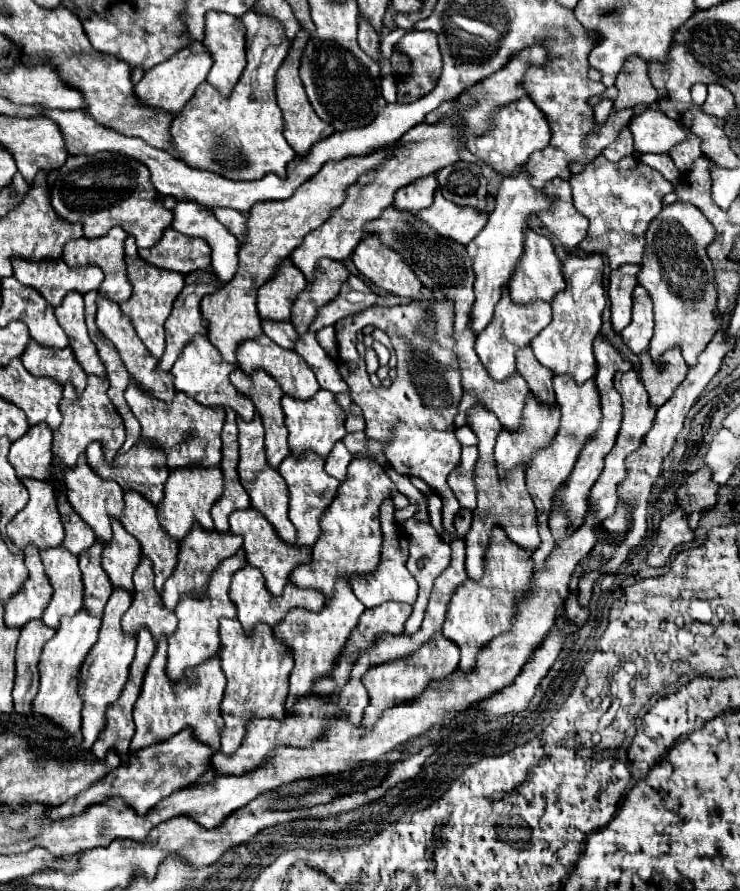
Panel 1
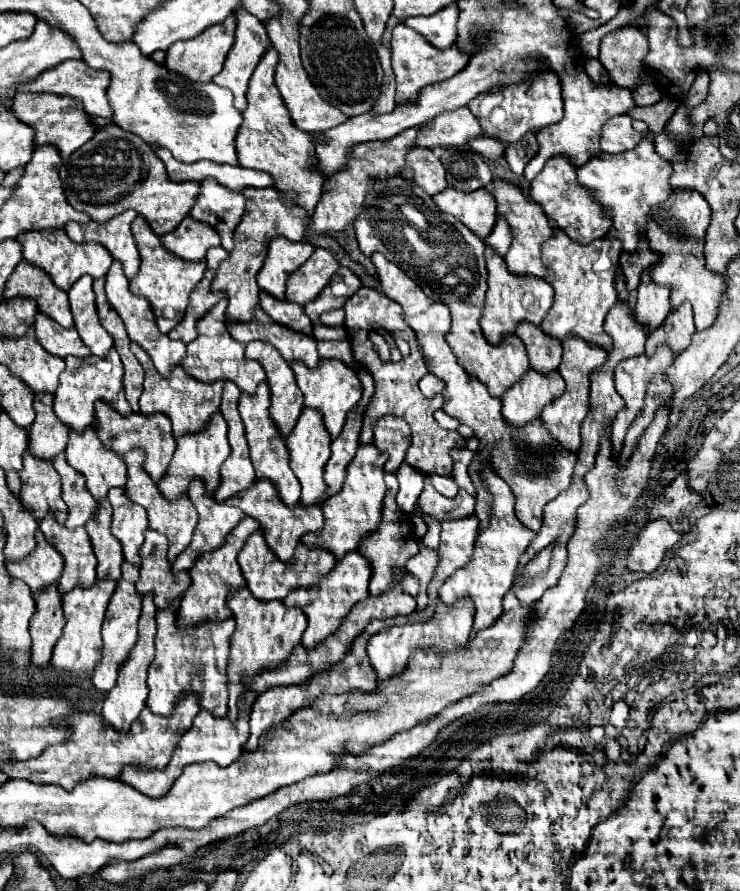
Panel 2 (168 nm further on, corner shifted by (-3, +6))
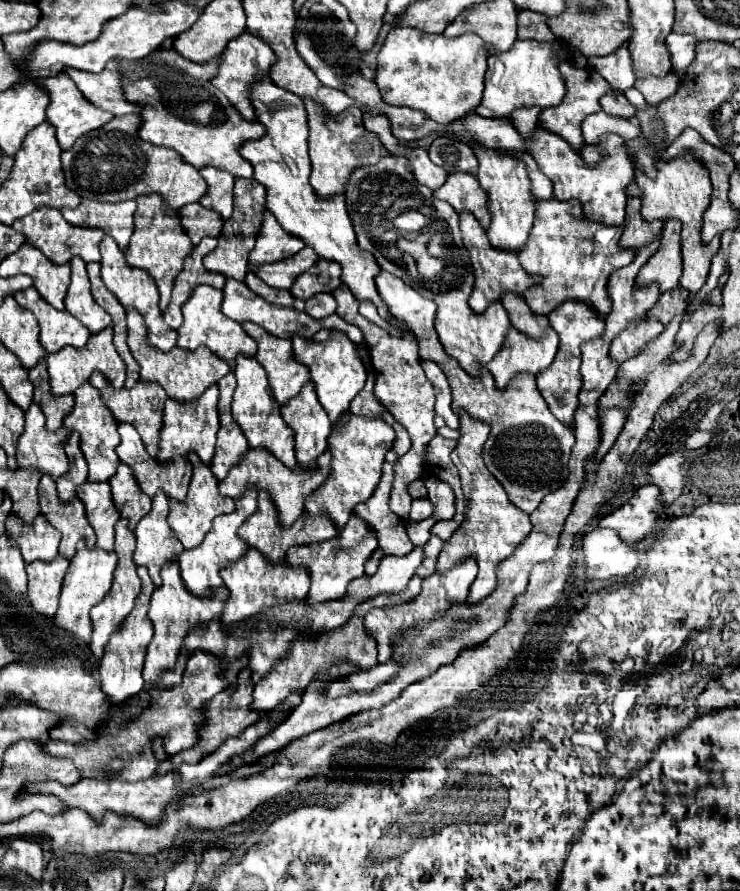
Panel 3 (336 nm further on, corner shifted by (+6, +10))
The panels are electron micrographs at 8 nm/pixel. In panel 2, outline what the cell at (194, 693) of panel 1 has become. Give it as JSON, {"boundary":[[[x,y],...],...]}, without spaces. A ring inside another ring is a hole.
{"boundary":[[[179,601],[167,609],[157,611],[157,635],[155,635],[155,659],[149,667],[149,697],[147,707],[155,715],[169,717],[177,705],[179,695],[195,693],[199,695],[199,707],[213,713],[215,717],[227,715],[227,663],[231,651],[231,635],[235,629],[235,619],[229,617],[223,623],[203,623],[195,629],[177,629],[175,615]]]}

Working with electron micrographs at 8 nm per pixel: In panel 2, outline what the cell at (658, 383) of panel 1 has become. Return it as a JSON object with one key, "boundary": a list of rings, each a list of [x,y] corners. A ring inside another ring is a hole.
{"boundary":[[[683,303],[677,311],[669,313],[669,317],[663,321],[663,325],[657,327],[647,337],[645,353],[647,355],[653,355],[659,345],[669,345],[671,351],[673,351],[673,355],[679,357],[679,353],[687,349],[693,333],[695,333],[695,327],[693,327],[691,305],[689,303]]]}

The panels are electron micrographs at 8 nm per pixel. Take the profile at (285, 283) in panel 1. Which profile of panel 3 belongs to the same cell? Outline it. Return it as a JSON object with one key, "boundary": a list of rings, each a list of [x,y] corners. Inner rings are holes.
{"boundary":[[[266,211],[262,229],[258,231],[258,237],[256,237],[256,245],[250,253],[250,265],[282,261],[298,253],[302,247],[304,247],[304,241],[284,231],[276,221],[276,217],[270,211]]]}

